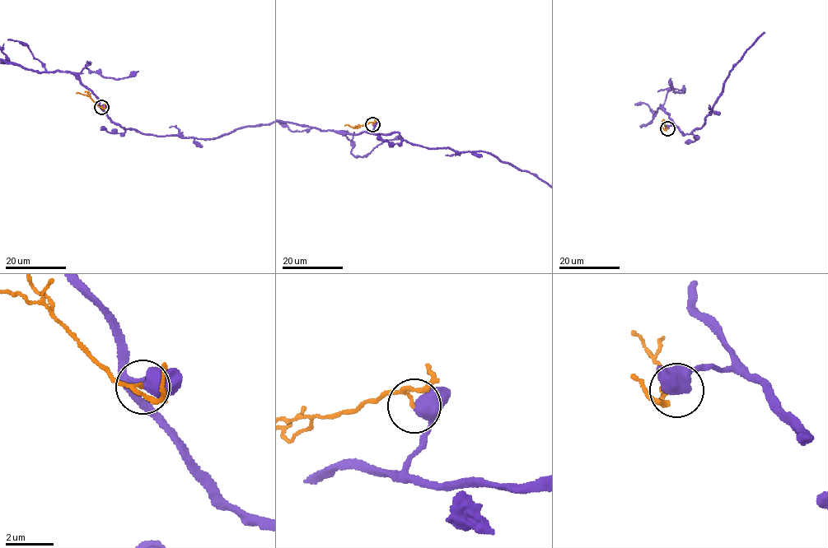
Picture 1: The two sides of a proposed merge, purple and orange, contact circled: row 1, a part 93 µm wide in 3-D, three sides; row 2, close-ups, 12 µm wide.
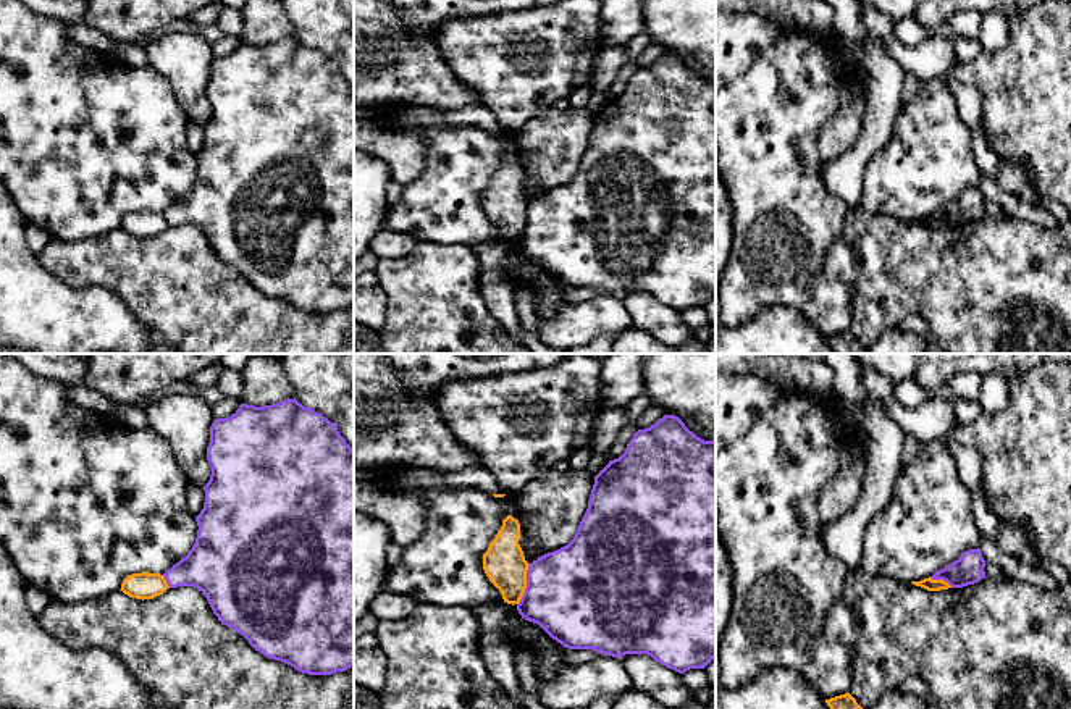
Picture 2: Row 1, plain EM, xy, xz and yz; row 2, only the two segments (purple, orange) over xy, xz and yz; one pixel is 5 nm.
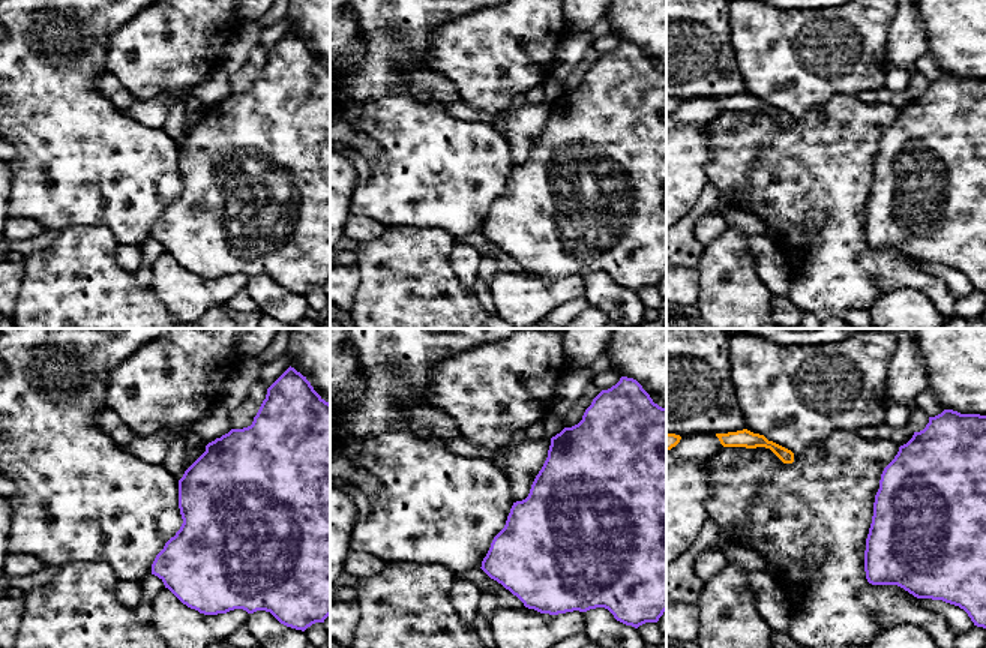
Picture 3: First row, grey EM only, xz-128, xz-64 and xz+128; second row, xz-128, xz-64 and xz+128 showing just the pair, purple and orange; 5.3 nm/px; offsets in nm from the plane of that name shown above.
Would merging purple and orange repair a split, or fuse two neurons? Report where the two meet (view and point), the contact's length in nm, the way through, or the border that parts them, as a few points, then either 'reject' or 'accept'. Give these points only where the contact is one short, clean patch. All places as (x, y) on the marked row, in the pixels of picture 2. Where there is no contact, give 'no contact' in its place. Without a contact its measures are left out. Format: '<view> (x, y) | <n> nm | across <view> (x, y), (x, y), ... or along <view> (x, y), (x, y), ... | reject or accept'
xz (527, 585) | 220 nm | along xz (530, 564), (527, 587), (517, 604) | reject

